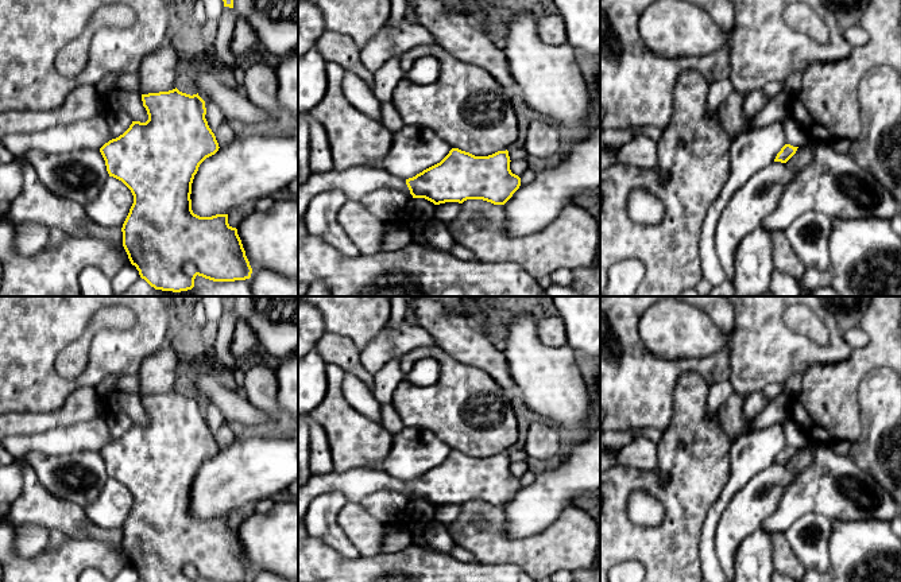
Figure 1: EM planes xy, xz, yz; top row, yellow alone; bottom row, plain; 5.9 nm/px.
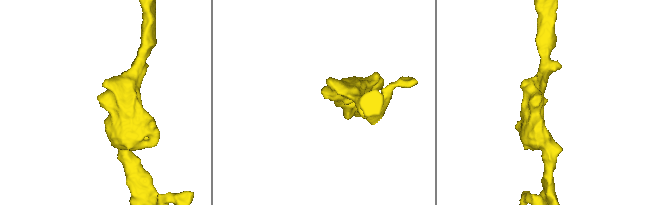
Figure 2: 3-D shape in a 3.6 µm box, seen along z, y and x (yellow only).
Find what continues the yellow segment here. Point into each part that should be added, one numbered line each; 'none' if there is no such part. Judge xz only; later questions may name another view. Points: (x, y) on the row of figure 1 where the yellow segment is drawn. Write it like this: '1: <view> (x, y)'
none

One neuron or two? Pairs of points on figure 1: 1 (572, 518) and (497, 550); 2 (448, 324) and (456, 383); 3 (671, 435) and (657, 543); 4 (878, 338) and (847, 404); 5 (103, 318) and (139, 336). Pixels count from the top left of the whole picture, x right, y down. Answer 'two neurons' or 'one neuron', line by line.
1: one neuron
2: two neurons
3: one neuron
4: one neuron
5: two neurons

